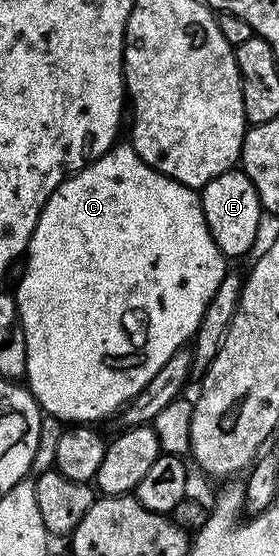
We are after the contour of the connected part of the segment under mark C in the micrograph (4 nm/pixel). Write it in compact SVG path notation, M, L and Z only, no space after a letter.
M115 143L99 160L92 160L79 172L67 176L61 186L50 195L30 236L30 247L24 253L26 269L18 280L18 317L22 319L26 339L24 380L43 413L63 422L98 422L94 420L102 420L110 415L113 417L125 408L136 393L144 390L144 386L148 386L148 382L156 378L156 370L160 370L160 366L164 366L164 362L168 362L168 358L172 358L178 348L193 341L200 326L200 318L204 318L204 310L212 294L216 294L216 286L220 286L228 271L227 257L222 255L208 230L201 195L195 189L160 174L144 163L138 157L133 143L122 143Z

